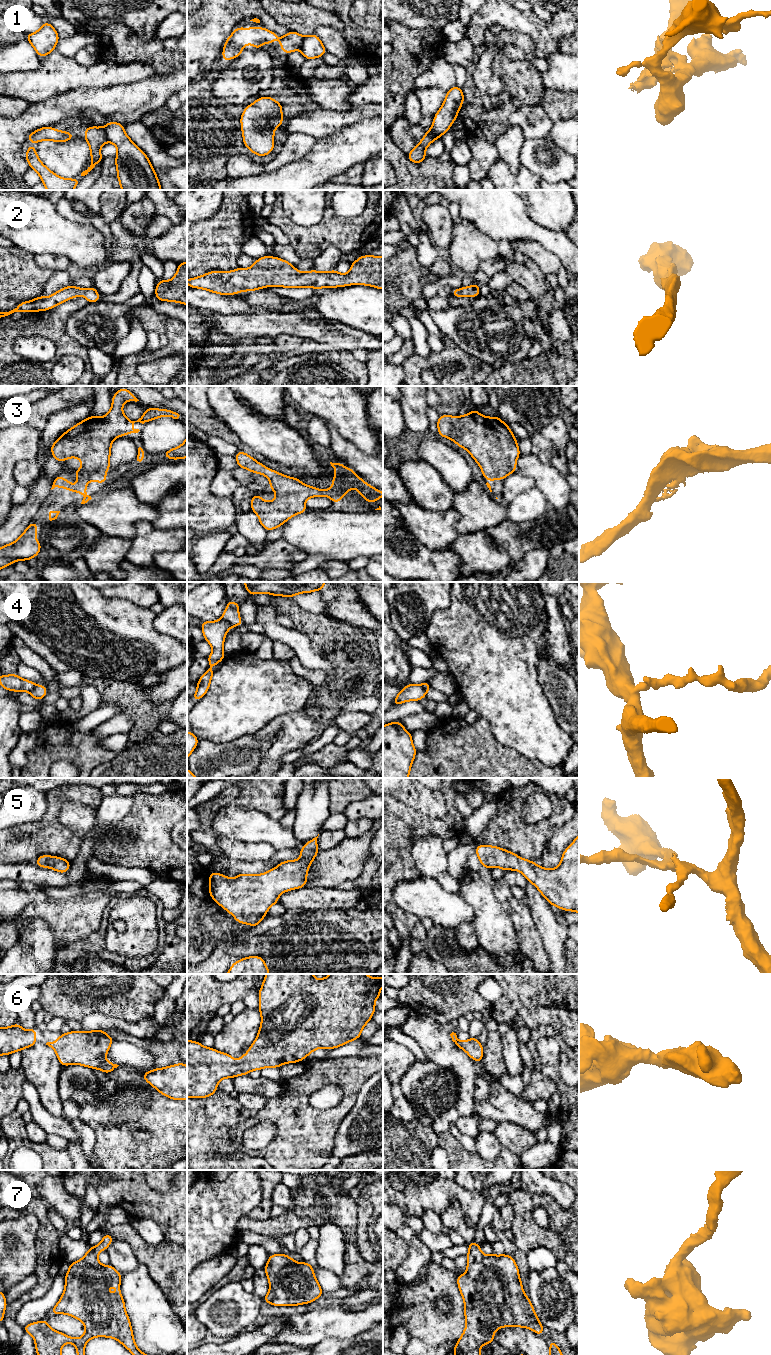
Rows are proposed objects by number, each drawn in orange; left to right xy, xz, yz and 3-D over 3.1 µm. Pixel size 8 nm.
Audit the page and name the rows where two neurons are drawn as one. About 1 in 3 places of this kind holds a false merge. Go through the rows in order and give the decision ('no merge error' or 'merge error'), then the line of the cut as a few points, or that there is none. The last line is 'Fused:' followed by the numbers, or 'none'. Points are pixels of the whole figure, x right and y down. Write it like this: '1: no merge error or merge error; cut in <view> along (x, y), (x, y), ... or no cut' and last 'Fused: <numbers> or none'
1: merge error; cut in xy along (103, 128), (107, 140)
2: no merge error; no cut
3: no merge error; no cut
4: merge error; cut in xz along (221, 618), (231, 626)
5: no merge error; no cut
6: no merge error; no cut
7: no merge error; no cut
Fused: 1, 4

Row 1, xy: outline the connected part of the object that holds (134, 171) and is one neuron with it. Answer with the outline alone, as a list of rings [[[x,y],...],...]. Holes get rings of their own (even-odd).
[[[108,122],[104,126],[104,130],[107,136],[107,141],[113,143],[118,150],[115,158],[115,164],[117,168],[117,178],[122,190],[162,190],[158,177],[155,173],[153,166],[146,154],[127,136],[124,126],[118,122]]]

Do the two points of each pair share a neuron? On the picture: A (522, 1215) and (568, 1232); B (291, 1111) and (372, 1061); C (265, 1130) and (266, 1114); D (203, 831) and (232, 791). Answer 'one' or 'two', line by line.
A: one
B: one
C: two
D: one

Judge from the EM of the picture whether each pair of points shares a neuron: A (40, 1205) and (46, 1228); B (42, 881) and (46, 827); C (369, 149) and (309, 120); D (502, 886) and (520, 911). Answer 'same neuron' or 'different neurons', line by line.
A: same neuron
B: different neurons
C: different neurons
D: different neurons

